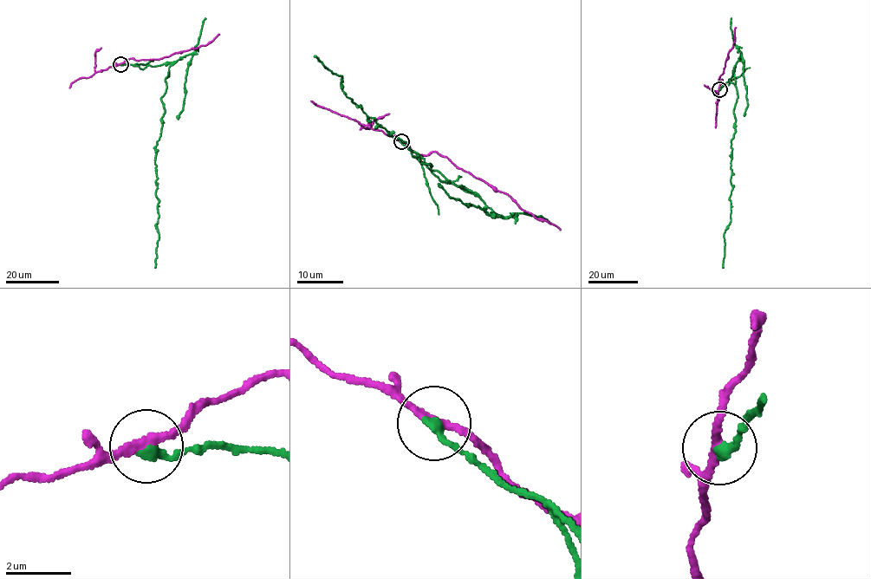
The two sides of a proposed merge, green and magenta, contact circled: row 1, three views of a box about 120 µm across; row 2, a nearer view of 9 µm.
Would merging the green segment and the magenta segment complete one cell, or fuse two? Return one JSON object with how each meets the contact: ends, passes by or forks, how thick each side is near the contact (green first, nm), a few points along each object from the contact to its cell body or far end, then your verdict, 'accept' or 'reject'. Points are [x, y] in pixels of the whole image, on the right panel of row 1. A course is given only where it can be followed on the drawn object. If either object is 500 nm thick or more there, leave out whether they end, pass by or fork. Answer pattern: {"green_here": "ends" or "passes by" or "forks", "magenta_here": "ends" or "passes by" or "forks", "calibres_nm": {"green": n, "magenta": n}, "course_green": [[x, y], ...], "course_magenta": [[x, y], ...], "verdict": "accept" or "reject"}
{"green_here": "ends", "magenta_here": "passes by", "calibres_nm": {"green": 280, "magenta": 240}, "course_green": [[719, 90], [728, 85], [734, 68], [737, 96], [731, 140], [731, 222], [724, 236], [723, 267]], "course_magenta": [[719, 89], [722, 81], [718, 79], [733, 44], [736, 27]], "verdict": "reject"}

